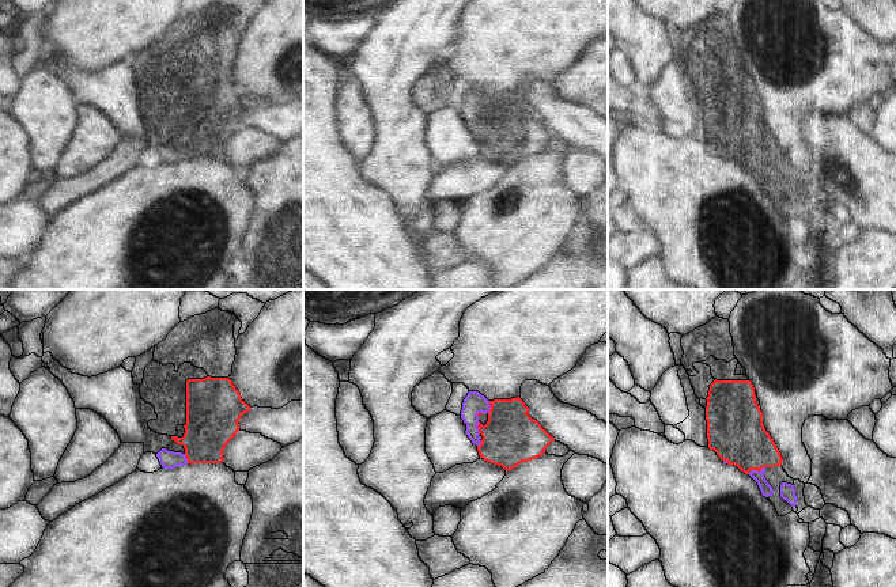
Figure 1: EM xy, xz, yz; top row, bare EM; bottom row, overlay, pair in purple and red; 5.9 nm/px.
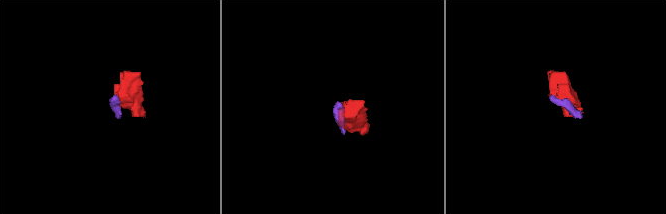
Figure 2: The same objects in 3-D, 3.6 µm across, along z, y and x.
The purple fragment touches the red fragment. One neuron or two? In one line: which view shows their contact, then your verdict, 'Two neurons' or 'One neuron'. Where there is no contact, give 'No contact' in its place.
Touches purple in yz. Two neurons.

